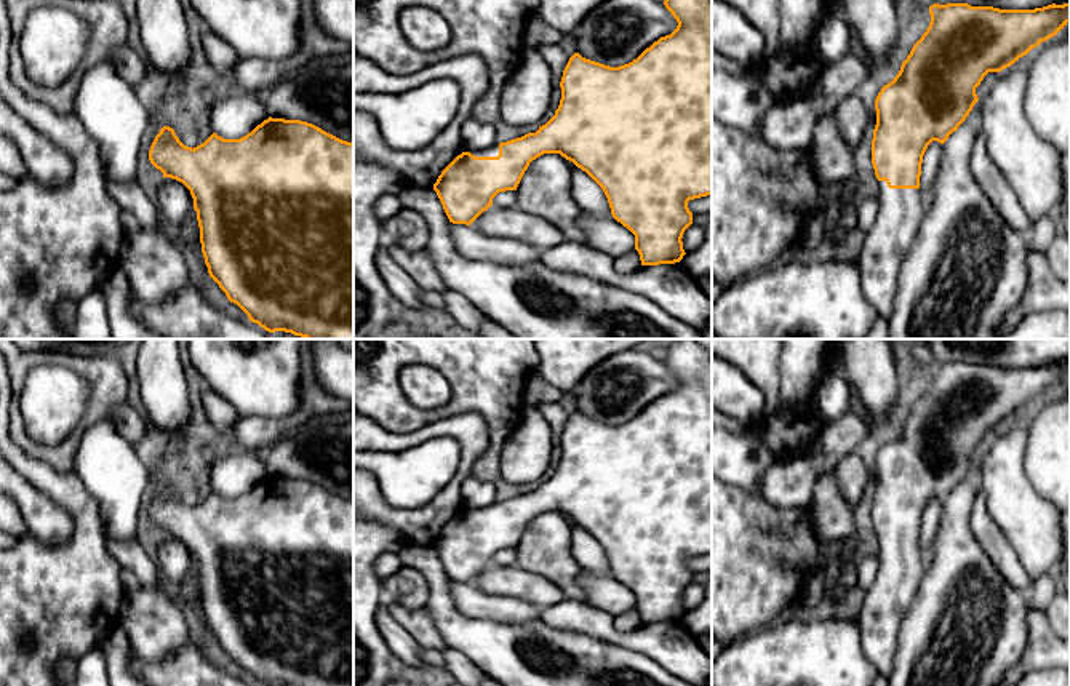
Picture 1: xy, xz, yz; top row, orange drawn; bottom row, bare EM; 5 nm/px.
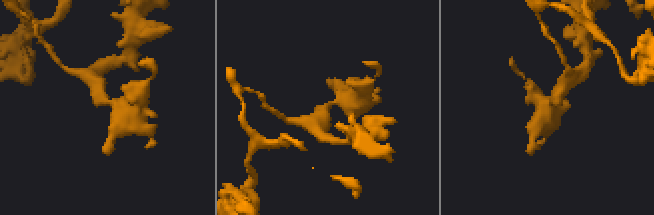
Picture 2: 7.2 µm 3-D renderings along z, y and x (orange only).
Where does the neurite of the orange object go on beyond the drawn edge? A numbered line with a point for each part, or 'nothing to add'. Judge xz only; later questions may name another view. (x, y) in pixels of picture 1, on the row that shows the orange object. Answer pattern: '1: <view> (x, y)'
1: xz (493, 151)

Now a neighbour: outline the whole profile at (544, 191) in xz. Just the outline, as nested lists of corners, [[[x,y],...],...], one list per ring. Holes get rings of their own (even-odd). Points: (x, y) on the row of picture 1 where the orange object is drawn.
[[[544,154],[533,160],[517,190],[517,208],[558,227],[565,241],[587,243],[579,227],[581,209],[573,200],[569,160]]]

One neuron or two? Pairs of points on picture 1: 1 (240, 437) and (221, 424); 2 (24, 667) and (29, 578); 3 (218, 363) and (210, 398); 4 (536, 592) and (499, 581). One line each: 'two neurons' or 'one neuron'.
1: two neurons
2: one neuron
3: two neurons
4: one neuron

